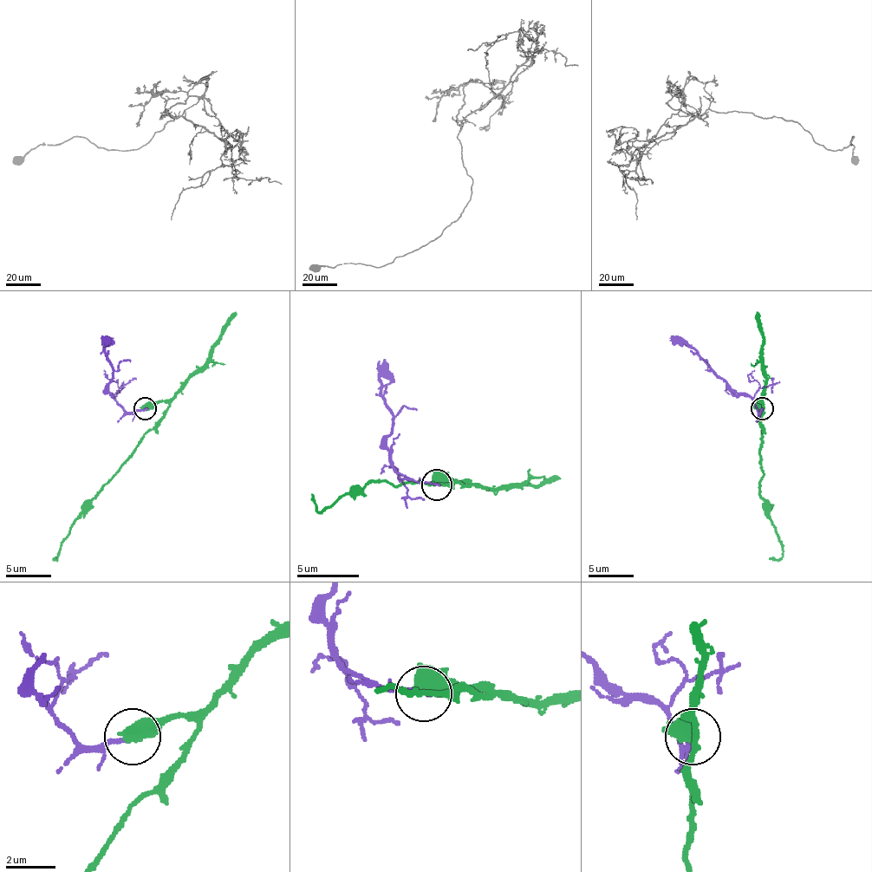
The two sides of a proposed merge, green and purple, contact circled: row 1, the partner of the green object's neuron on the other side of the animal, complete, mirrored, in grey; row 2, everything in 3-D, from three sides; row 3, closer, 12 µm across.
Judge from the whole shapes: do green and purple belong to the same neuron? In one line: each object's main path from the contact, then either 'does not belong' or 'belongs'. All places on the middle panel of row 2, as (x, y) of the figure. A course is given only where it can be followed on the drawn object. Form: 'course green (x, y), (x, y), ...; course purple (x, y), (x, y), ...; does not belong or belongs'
course green (437, 484), (456, 480), (468, 484), (369, 480), (322, 511), (319, 511), (310, 493); course purple (437, 484), (413, 480), (391, 465), (391, 409), (378, 360); does not belong

